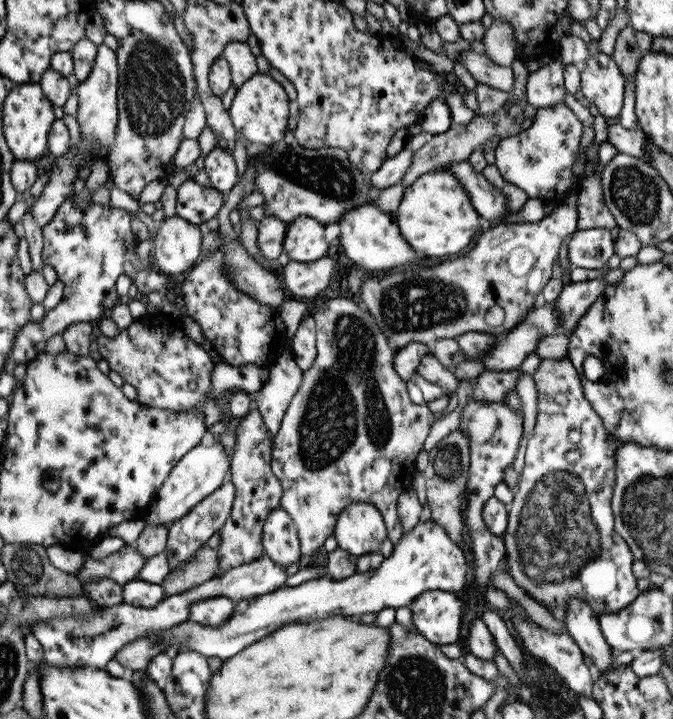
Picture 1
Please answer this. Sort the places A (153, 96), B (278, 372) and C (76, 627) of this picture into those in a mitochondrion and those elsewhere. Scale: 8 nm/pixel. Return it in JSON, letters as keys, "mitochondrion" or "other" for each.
{"A":"mitochondrion","B":"other","C":"other"}

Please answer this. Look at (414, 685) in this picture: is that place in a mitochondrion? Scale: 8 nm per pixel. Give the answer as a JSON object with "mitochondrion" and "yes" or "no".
{"mitochondrion":"yes"}

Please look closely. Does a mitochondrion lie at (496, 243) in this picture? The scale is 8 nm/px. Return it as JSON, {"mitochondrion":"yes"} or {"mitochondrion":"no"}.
{"mitochondrion":"no"}

